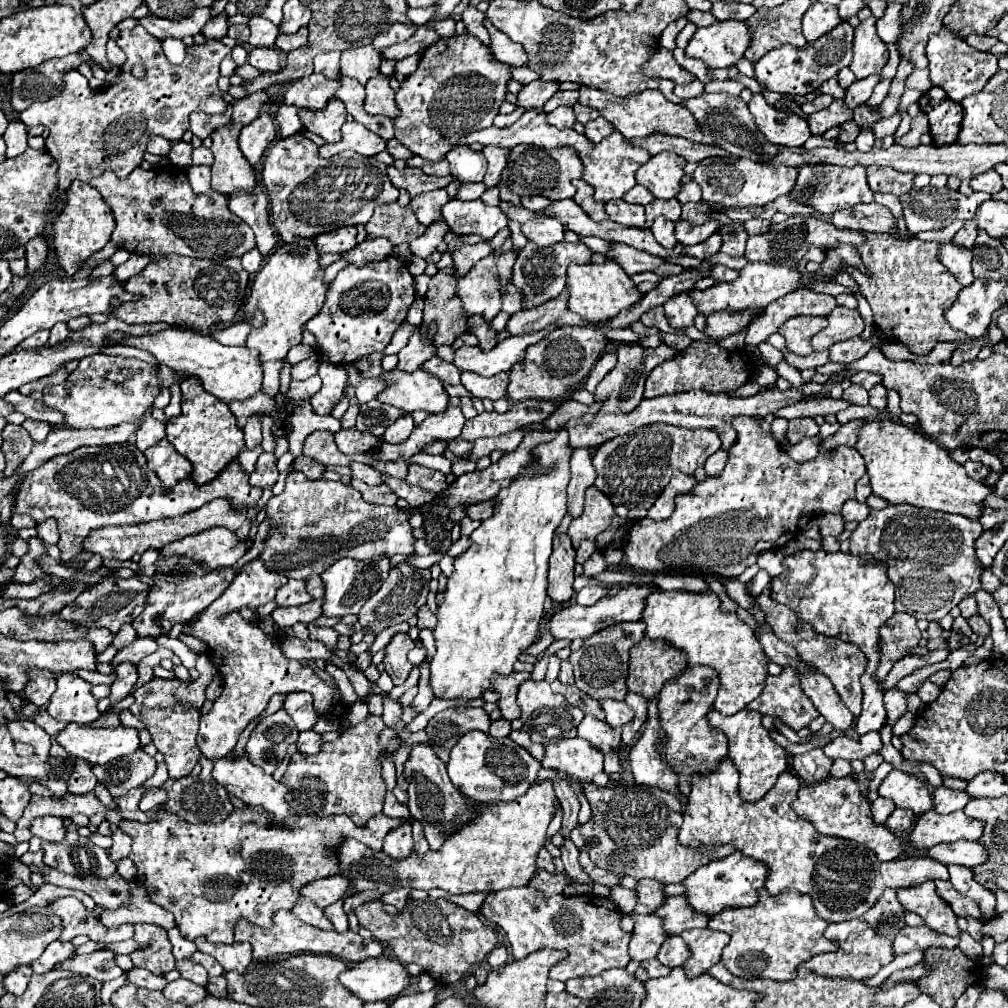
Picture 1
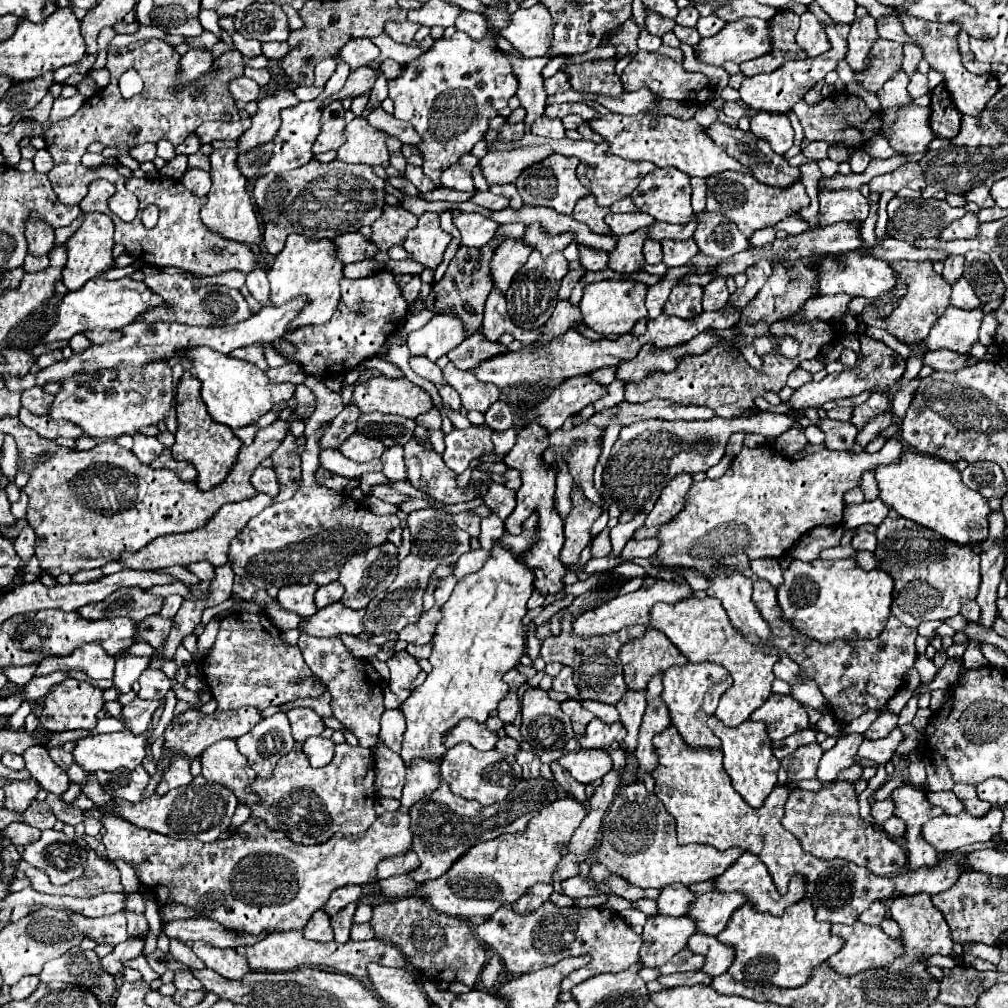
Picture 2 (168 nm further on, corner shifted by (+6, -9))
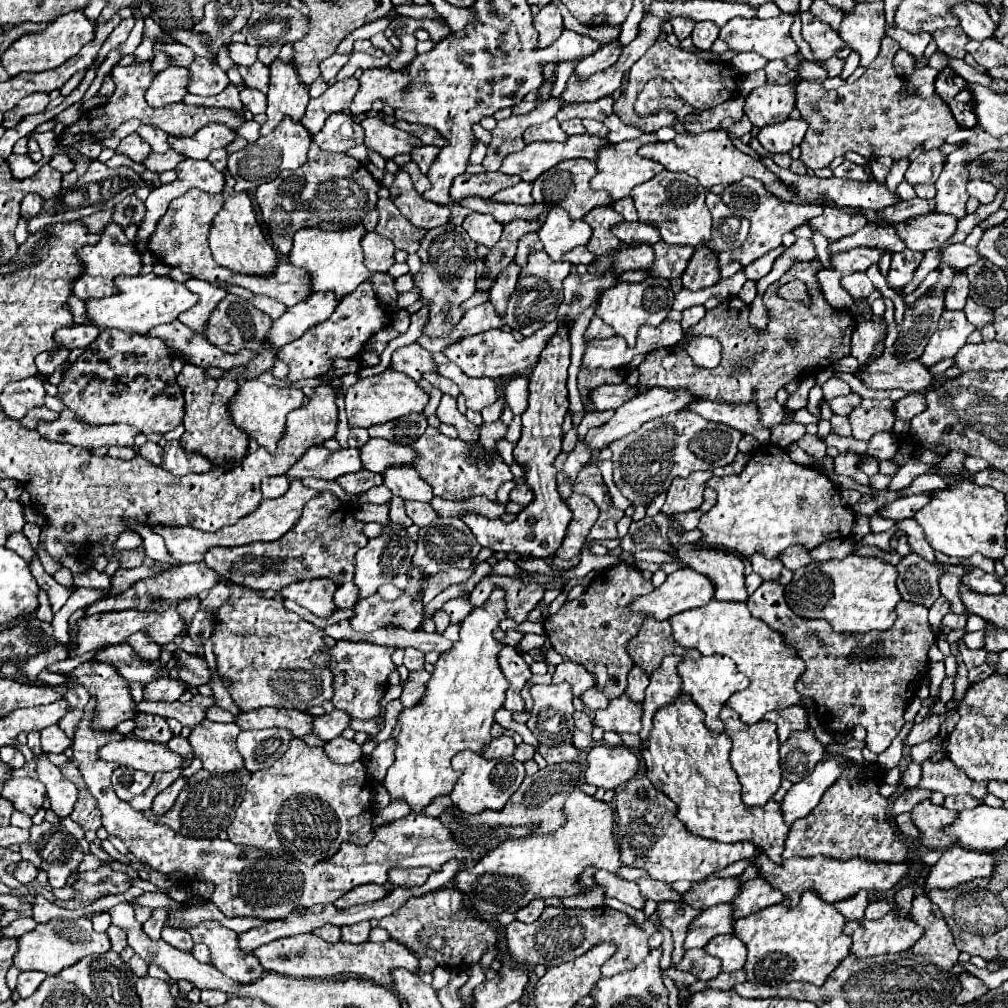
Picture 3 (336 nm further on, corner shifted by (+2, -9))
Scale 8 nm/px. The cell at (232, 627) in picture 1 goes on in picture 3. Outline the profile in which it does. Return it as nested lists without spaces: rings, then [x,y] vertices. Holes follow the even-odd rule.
[[[231,585],[229,591],[231,591],[229,601],[219,607],[217,617],[215,617],[217,625],[213,631],[213,653],[217,657],[217,671],[225,679],[233,701],[243,711],[261,709],[265,705],[293,707],[293,709],[307,711],[311,707],[321,705],[323,701],[329,701],[333,697],[333,687],[331,687],[333,673],[327,665],[315,665],[311,661],[311,655],[315,651],[329,649],[323,641],[325,631],[303,621],[299,615],[287,611],[281,601],[265,599],[261,593],[251,591],[249,587]]]

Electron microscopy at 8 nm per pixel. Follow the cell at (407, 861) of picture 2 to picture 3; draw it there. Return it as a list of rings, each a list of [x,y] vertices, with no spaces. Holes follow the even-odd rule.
[[[421,867],[421,869],[393,869],[389,871],[389,883],[395,887],[417,887],[427,881],[431,875],[431,869]]]

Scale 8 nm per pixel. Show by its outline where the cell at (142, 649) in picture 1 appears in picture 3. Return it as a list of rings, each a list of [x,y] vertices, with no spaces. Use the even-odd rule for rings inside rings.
[[[189,597],[189,599],[183,599],[183,601],[177,605],[177,609],[179,609],[181,617],[183,617],[187,623],[191,623],[195,611],[199,609],[199,603],[195,601],[195,597]]]

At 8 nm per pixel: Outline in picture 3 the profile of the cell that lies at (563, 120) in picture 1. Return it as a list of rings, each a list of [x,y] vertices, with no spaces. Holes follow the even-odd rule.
[[[553,117],[543,125],[533,125],[523,133],[523,141],[525,143],[533,143],[533,141],[565,141],[567,135],[561,131],[559,121]]]

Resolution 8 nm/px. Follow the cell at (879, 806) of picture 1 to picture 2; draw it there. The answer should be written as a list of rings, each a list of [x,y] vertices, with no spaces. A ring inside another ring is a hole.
[[[885,799],[885,801],[877,801],[871,805],[871,817],[877,821],[877,825],[883,825],[889,817],[893,817],[893,801]]]

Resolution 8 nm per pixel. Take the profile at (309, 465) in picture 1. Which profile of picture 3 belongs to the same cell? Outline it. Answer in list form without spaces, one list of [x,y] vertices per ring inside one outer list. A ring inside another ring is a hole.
[[[357,471],[357,473],[349,473],[349,475],[343,475],[341,479],[337,479],[337,483],[349,491],[349,495],[359,495],[359,493],[365,493],[369,491],[371,487],[377,487],[377,485],[383,485],[383,477],[381,475],[373,475],[371,471]]]

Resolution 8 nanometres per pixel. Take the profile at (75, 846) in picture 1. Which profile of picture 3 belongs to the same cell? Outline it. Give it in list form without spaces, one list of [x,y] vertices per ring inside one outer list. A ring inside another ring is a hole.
[[[47,821],[33,825],[29,833],[29,841],[19,845],[21,857],[33,863],[39,871],[45,871],[53,889],[63,887],[71,871],[77,869],[83,859],[79,841],[69,835],[59,823],[51,825]]]

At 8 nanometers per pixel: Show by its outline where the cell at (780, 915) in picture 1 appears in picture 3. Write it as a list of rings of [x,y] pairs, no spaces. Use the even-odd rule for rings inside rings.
[[[805,891],[797,907],[779,903],[737,919],[735,935],[739,935],[749,951],[745,963],[747,979],[769,985],[807,981],[821,987],[833,969],[849,955],[851,939],[843,933],[843,925],[845,917],[833,905],[825,903],[817,891]]]

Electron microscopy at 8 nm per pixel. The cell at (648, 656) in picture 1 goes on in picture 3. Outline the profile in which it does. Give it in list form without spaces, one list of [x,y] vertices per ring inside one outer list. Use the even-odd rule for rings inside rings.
[[[647,617],[637,633],[637,637],[633,637],[629,641],[627,647],[629,655],[633,657],[635,665],[639,665],[643,671],[653,673],[661,659],[667,655],[681,655],[681,657],[689,657],[689,659],[697,659],[701,657],[701,653],[697,649],[687,649],[681,647],[675,639],[673,639],[673,631],[669,621],[657,621],[653,617]]]

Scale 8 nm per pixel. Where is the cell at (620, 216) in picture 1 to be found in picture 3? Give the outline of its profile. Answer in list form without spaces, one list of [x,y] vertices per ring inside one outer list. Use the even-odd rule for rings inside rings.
[[[619,223],[613,227],[615,237],[619,237],[619,241],[627,243],[627,245],[653,245],[657,241],[661,241],[661,235],[655,227],[649,227],[645,223]]]

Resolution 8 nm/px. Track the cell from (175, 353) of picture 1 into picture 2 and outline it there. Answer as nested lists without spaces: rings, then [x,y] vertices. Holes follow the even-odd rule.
[[[209,347],[185,349],[181,351],[181,357],[185,357],[193,365],[191,371],[201,381],[201,399],[207,405],[207,411],[213,415],[215,421],[225,423],[231,429],[257,423],[257,419],[275,403],[287,401],[295,393],[293,383],[273,383],[253,363],[221,355],[217,351],[211,351]]]

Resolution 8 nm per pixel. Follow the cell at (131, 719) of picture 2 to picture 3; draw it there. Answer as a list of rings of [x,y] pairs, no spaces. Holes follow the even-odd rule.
[[[163,677],[163,679],[157,679],[153,683],[149,683],[145,687],[145,701],[151,702],[173,702],[177,701],[189,687],[179,681],[179,679],[171,679],[171,677]]]

